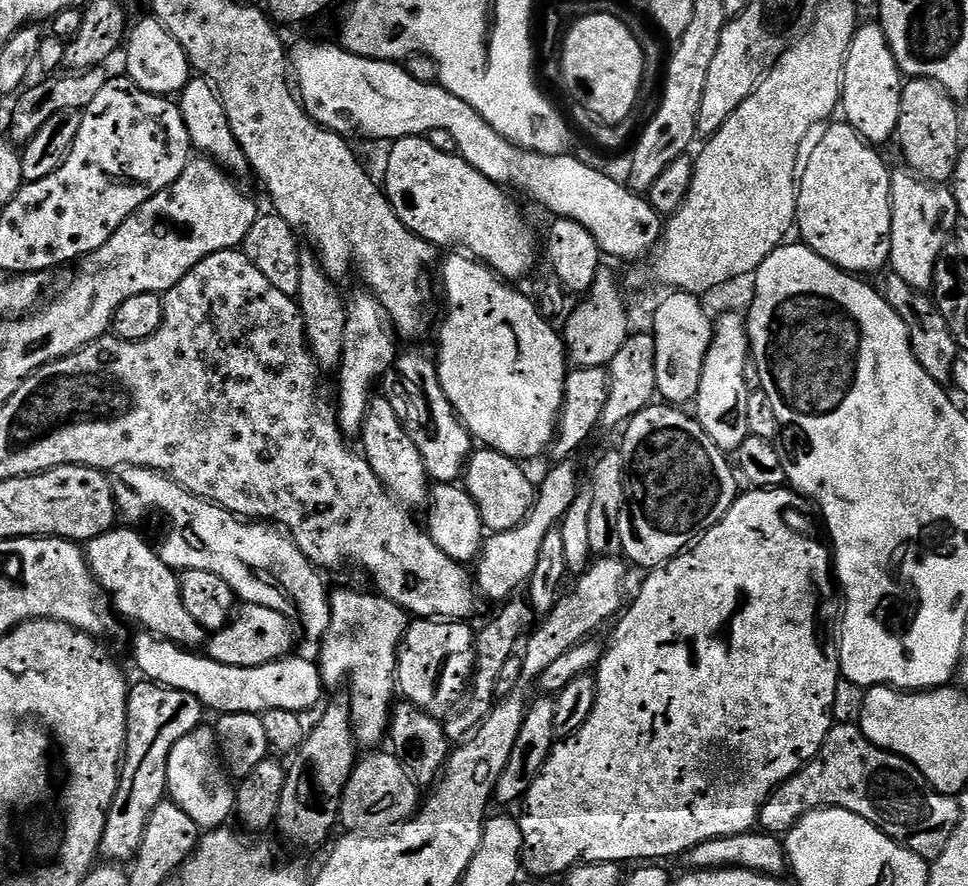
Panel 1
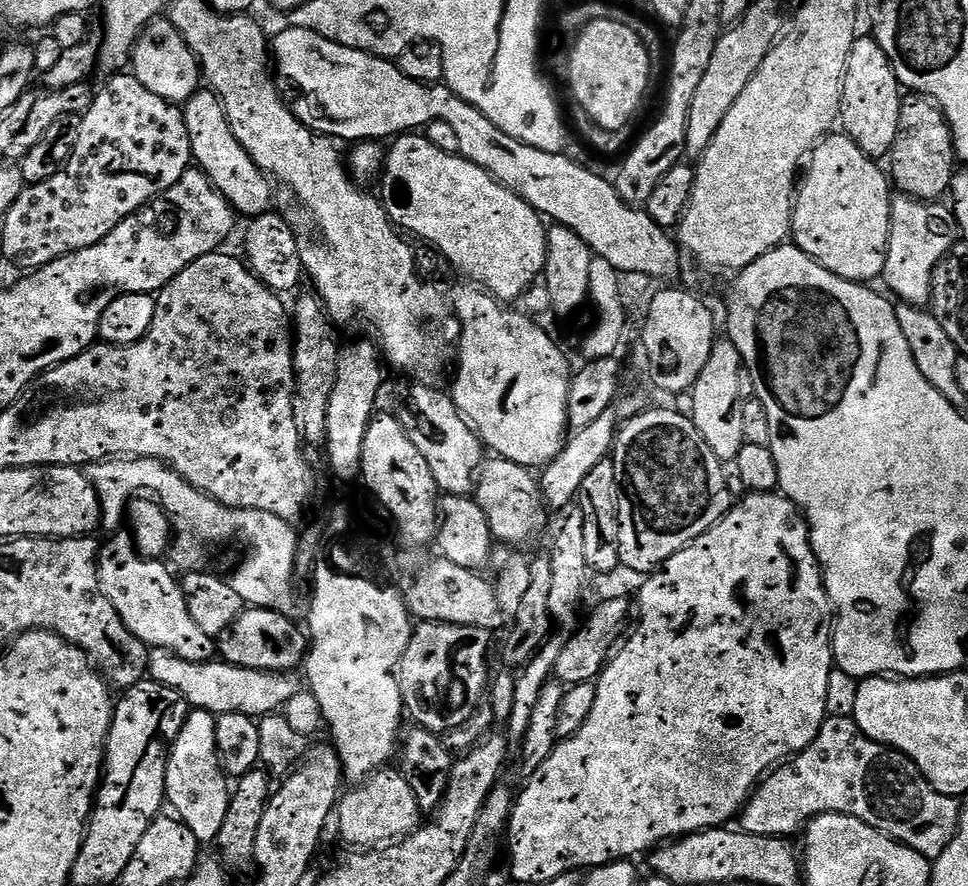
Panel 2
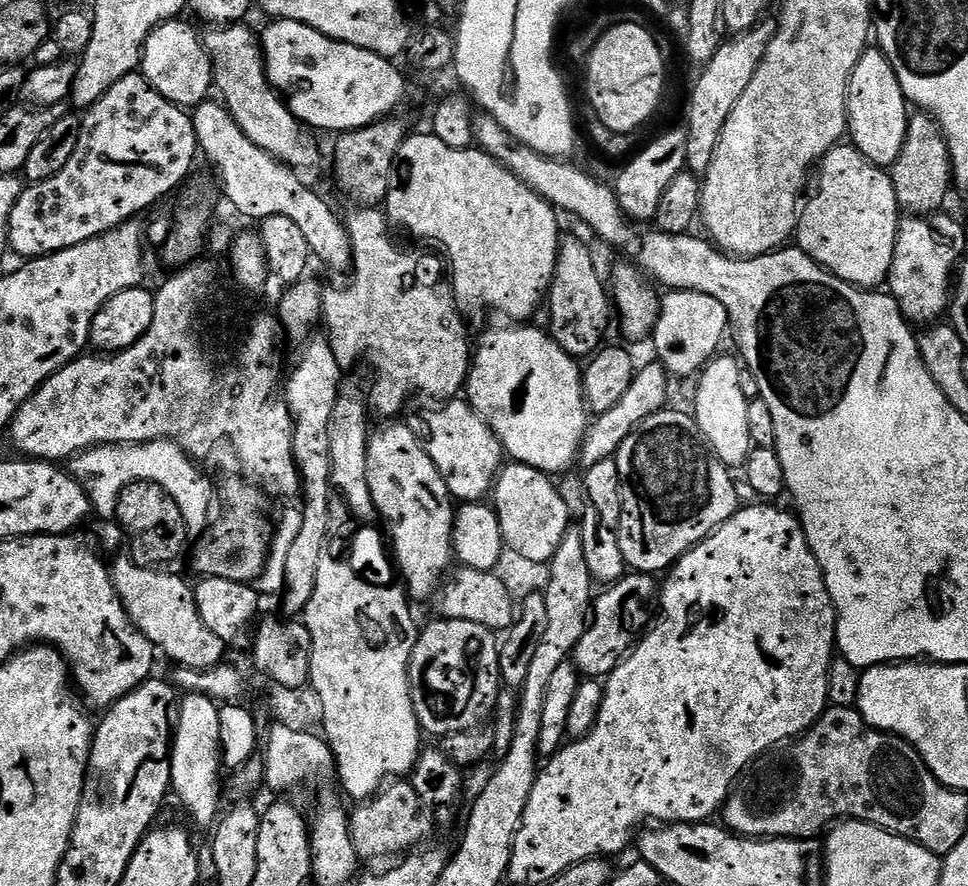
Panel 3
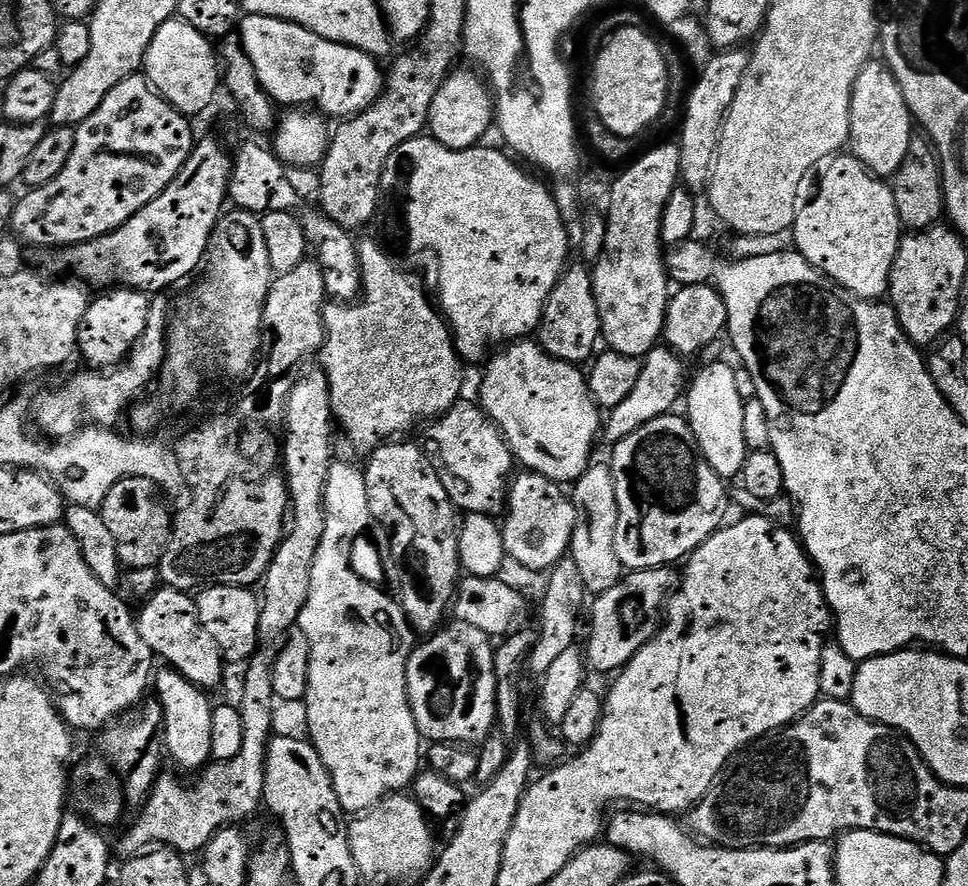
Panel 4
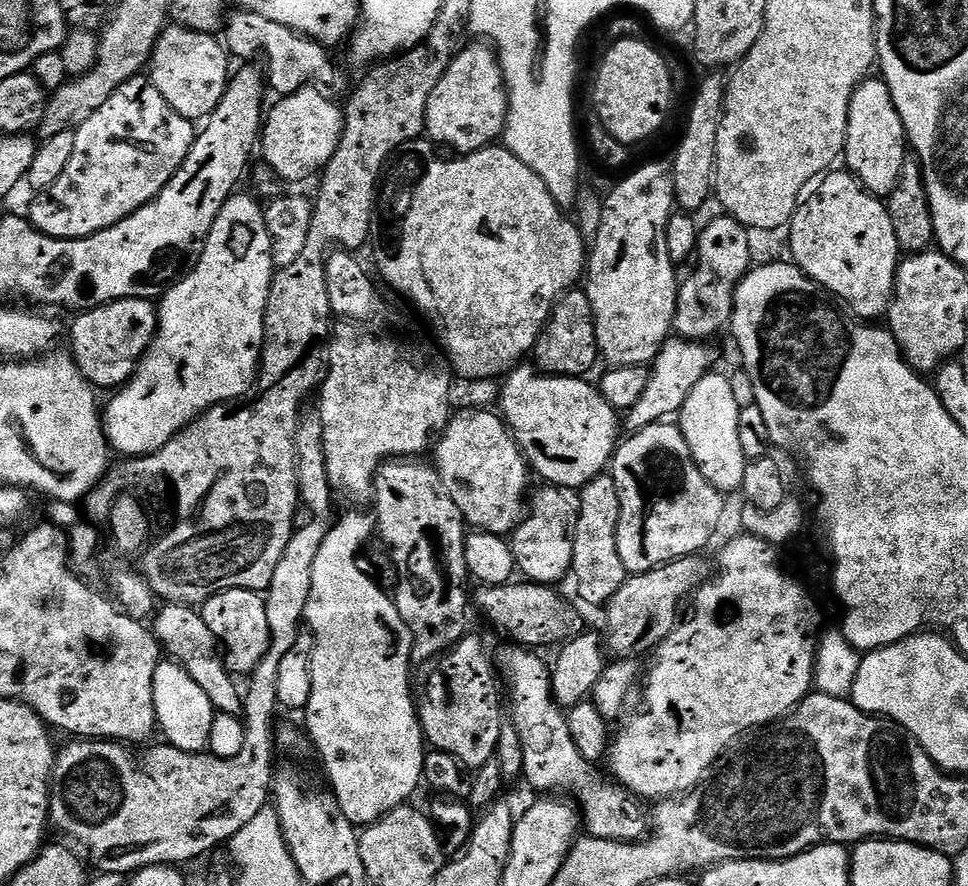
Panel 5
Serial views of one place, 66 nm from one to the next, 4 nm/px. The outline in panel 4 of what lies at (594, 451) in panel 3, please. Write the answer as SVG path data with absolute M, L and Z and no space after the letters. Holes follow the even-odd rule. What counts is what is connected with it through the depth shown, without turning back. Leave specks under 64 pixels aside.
M657 346L645 356L638 382L635 383L630 396L626 398L626 402L611 409L605 419L602 436L603 439L606 438L609 441L609 445L614 446L622 438L629 437L646 422L653 421L656 417L665 416L675 409L673 406L679 397L680 399L683 397L686 386L683 364L685 364L683 359L666 346Z

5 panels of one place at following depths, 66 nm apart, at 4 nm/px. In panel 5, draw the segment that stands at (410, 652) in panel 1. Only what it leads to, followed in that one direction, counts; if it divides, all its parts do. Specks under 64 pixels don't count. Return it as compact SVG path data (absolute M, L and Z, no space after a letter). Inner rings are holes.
M466 634L459 643L453 645L437 659L434 666L436 668L426 682L424 696L420 698L418 715L425 741L433 749L452 754L460 764L464 765L465 769L477 770L497 755L497 744L504 717L502 717L500 704L502 688L495 665L490 654L488 656L481 638L472 635Z

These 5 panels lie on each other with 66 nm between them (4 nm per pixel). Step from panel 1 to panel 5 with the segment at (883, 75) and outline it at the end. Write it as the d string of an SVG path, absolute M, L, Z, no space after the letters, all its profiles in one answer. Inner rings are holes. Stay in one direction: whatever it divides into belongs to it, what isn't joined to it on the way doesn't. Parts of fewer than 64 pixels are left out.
M883 78L865 79L864 83L859 84L850 102L848 111L848 137L844 140L843 159L848 159L846 164L847 171L864 184L865 188L874 196L881 198L887 197L888 193L894 190L894 186L900 177L900 171L906 159L906 133L904 123L894 106L894 98L888 89L888 83Z

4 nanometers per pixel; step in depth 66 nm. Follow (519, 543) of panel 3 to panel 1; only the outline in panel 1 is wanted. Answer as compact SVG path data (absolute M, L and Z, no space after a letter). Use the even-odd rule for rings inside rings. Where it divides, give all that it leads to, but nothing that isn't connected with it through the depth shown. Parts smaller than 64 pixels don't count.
M486 447L473 451L470 459L467 461L462 473L462 484L463 487L467 488L472 501L476 503L484 527L489 533L501 533L508 528L517 526L522 523L532 509L537 491L534 489L534 484L532 486L531 482L528 481L527 474L520 468L523 467L517 461L509 458L509 456L503 456L501 452L496 452L493 448Z

